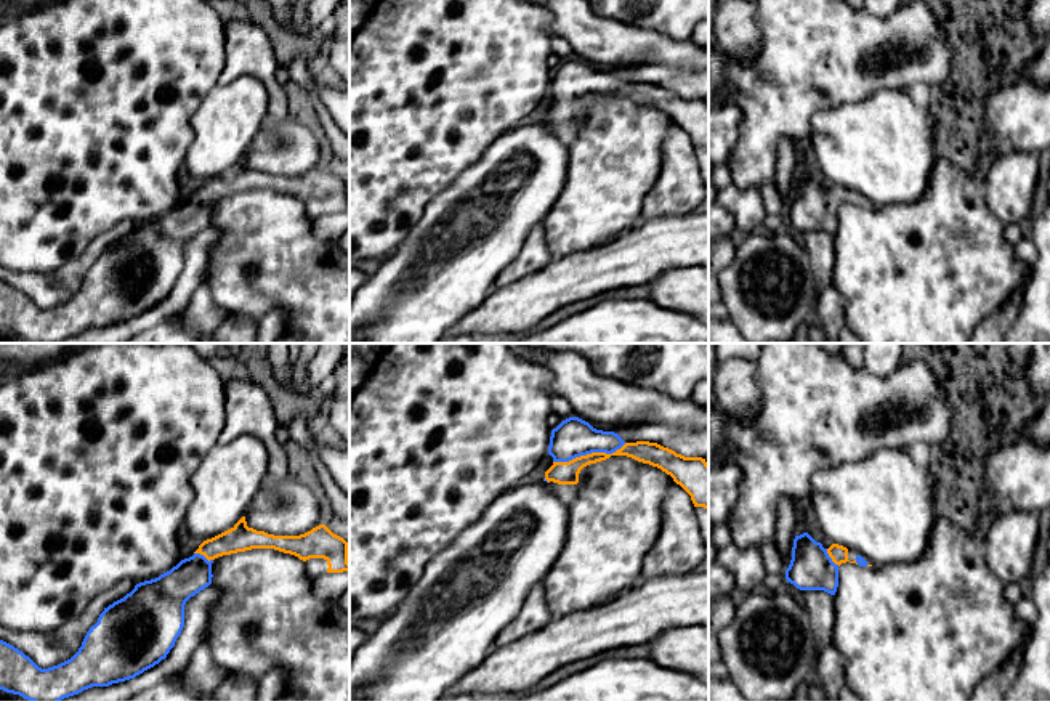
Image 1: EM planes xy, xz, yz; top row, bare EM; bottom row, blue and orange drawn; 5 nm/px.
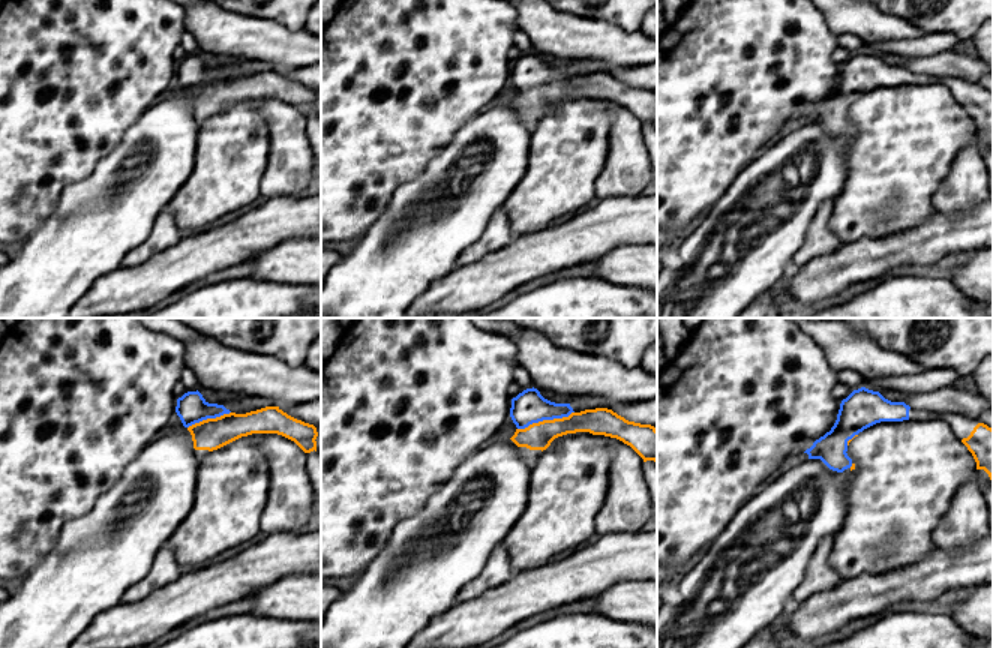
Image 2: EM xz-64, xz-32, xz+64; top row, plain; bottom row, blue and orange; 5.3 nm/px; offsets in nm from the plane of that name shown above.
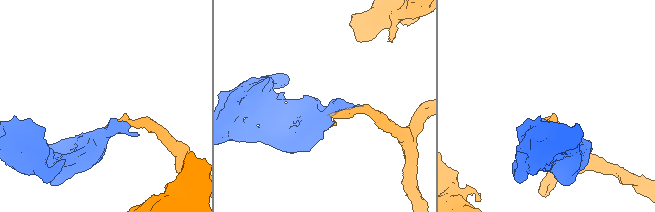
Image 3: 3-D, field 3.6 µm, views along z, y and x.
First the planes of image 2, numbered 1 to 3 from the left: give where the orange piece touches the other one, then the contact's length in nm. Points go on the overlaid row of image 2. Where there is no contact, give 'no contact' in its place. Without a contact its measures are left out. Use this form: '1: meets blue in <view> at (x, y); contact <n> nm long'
1: meets blue in xz-64 at (209, 417); contact 240 nm long
2: meets blue in xz-32 at (545, 419); contact 320 nm long
3: meets blue in xz+64 at (851, 438); contact 90 nm long

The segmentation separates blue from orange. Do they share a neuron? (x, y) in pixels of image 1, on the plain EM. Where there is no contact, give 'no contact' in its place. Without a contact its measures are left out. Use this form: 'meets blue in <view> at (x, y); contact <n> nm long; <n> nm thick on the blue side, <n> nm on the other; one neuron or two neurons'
meets blue in xz at (589, 93); contact 380 nm long; 190 nm thick on the blue side, 110 nm on the other; one neuron

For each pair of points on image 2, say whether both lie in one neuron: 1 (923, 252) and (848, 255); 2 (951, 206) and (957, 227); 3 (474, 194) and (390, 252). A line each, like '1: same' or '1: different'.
1: same
2: different
3: same

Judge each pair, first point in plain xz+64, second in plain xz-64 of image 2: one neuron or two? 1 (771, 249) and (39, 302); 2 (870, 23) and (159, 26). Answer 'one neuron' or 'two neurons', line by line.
1: one neuron
2: two neurons

